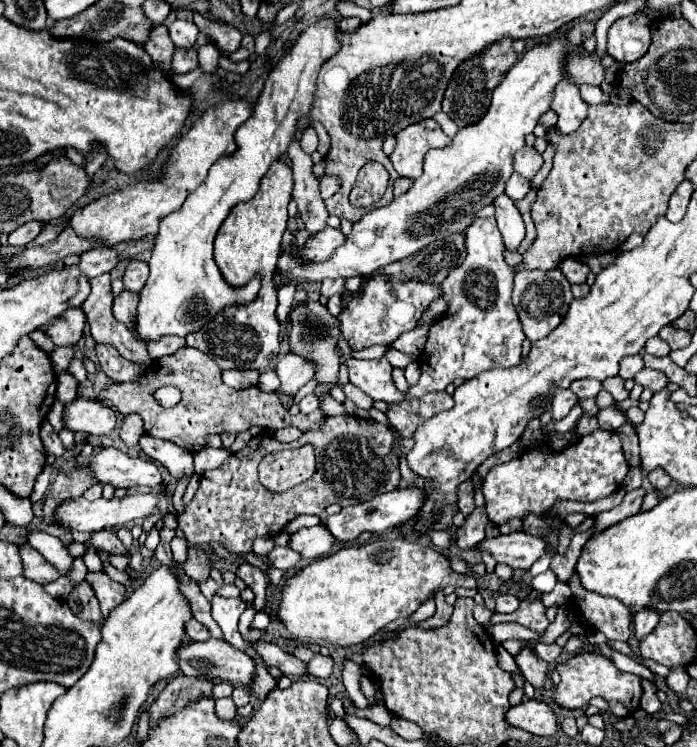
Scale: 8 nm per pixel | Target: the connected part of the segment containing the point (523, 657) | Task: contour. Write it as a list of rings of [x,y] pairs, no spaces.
[[[526,643],[526,647],[522,649],[520,655],[514,657],[522,675],[526,677],[526,681],[534,687],[534,689],[544,689],[546,687],[546,679],[548,679],[548,663],[542,661],[536,653],[534,647],[530,643]]]

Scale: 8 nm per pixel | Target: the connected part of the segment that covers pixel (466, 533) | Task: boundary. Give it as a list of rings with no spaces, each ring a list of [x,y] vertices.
[[[474,509],[472,515],[468,515],[462,523],[462,527],[456,529],[454,533],[454,545],[458,549],[470,549],[476,543],[480,543],[480,539],[484,539],[484,527],[488,523],[486,511],[484,509]]]

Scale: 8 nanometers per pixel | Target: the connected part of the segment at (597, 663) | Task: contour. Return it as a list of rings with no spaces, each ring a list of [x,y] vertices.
[[[582,651],[576,657],[558,663],[556,671],[562,675],[562,681],[556,685],[554,699],[566,709],[582,709],[588,705],[590,697],[598,695],[602,697],[608,705],[610,711],[616,717],[628,717],[640,707],[640,695],[642,695],[642,677],[624,673],[620,671],[610,659],[606,659],[602,653],[592,653],[592,651]]]

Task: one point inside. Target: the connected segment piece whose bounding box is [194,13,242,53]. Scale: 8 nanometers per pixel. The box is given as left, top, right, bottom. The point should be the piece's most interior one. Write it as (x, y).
(225, 36)

